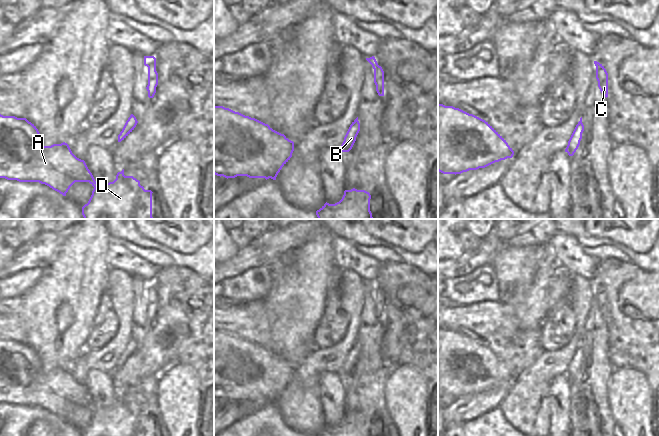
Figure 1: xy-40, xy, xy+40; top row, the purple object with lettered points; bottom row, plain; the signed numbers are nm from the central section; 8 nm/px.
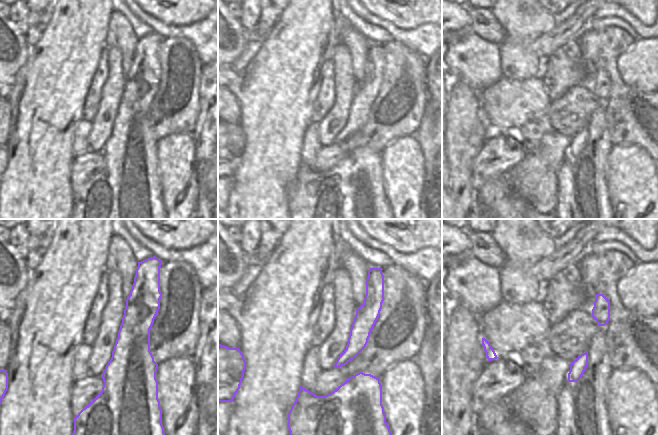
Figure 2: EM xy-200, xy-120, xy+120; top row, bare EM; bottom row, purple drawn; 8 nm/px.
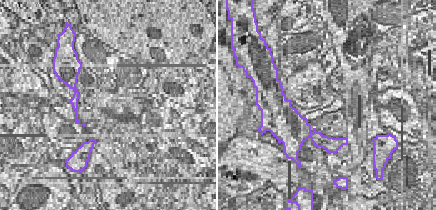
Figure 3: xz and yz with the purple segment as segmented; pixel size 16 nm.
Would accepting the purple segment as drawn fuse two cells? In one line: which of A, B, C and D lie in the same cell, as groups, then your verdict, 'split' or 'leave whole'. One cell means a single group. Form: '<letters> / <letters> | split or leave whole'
A B C D | leave whole

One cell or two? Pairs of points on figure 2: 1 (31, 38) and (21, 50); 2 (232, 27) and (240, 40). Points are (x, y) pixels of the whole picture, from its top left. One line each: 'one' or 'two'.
1: two
2: one

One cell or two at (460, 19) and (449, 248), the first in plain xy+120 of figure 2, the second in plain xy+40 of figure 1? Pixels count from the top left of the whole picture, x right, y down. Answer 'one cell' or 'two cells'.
one cell

